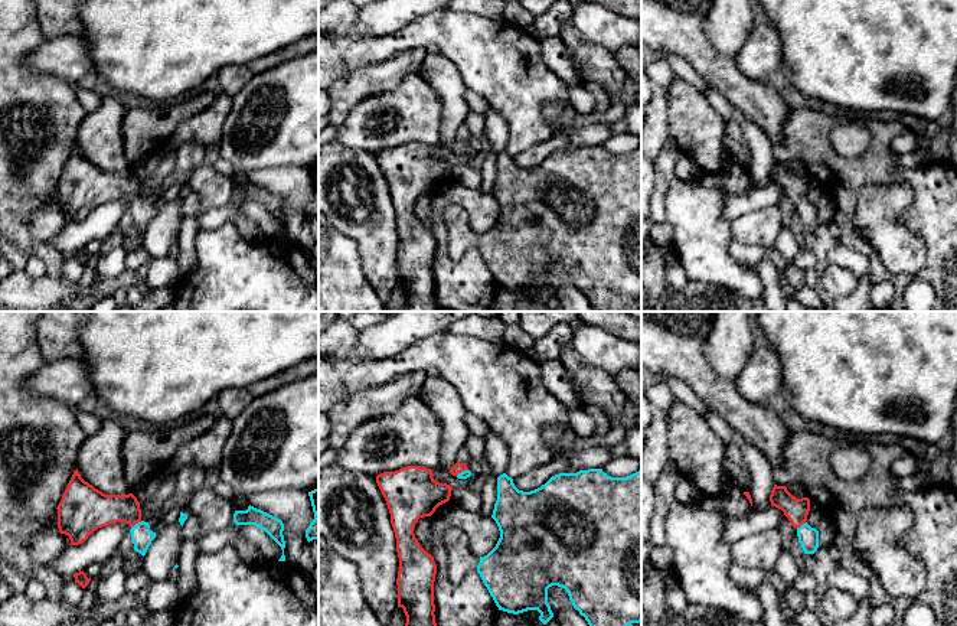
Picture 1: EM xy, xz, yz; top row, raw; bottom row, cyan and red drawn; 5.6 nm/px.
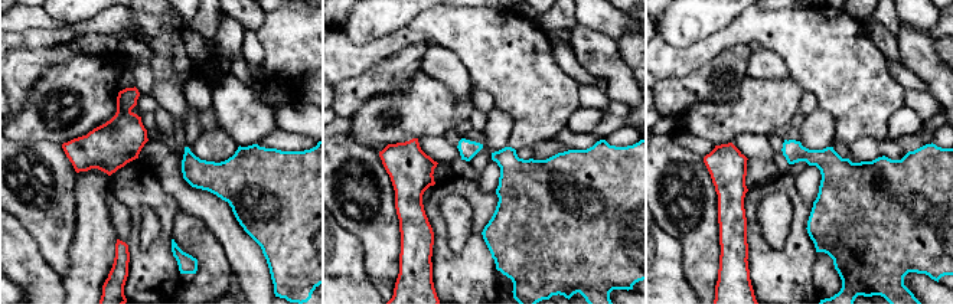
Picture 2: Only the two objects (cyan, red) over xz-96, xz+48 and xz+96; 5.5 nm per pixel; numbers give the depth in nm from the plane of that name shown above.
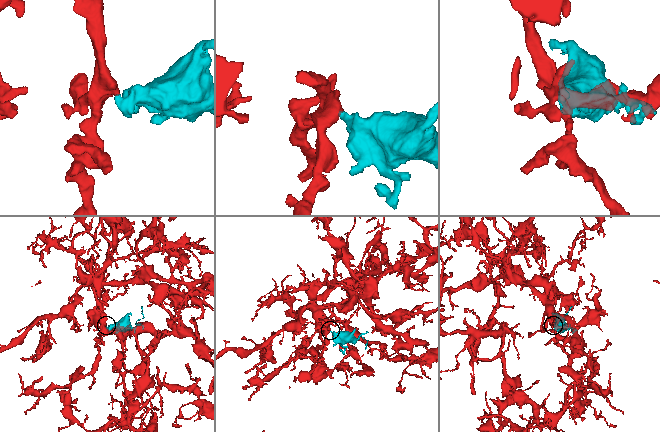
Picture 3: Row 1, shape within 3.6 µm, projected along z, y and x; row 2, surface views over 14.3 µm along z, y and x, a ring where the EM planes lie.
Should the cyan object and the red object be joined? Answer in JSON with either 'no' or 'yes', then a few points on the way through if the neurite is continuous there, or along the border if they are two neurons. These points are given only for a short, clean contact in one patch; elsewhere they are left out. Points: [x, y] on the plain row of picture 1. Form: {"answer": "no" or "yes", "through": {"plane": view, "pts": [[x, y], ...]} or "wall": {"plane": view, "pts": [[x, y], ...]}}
{"answer": "yes", "through": {"plane": "xy", "pts": [[141, 214], [136, 201], [121, 186], [94, 186]]}}

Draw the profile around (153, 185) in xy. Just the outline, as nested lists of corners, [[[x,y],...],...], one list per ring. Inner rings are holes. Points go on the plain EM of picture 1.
[[[176,149],[167,151],[159,169],[146,179],[140,179],[141,198],[151,199],[154,195],[161,196],[166,183],[170,180],[176,166]]]

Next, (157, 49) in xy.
[[[85,0],[78,13],[95,75],[114,89],[167,100],[203,84],[223,66],[249,65],[297,40],[319,35],[319,0]]]

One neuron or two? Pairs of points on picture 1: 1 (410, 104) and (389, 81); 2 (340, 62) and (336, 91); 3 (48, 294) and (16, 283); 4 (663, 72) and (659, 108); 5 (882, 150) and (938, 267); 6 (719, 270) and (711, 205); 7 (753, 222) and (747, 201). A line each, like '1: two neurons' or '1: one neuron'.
1: two neurons
2: two neurons
3: one neuron
4: one neuron
5: one neuron
6: one neuron
7: two neurons

